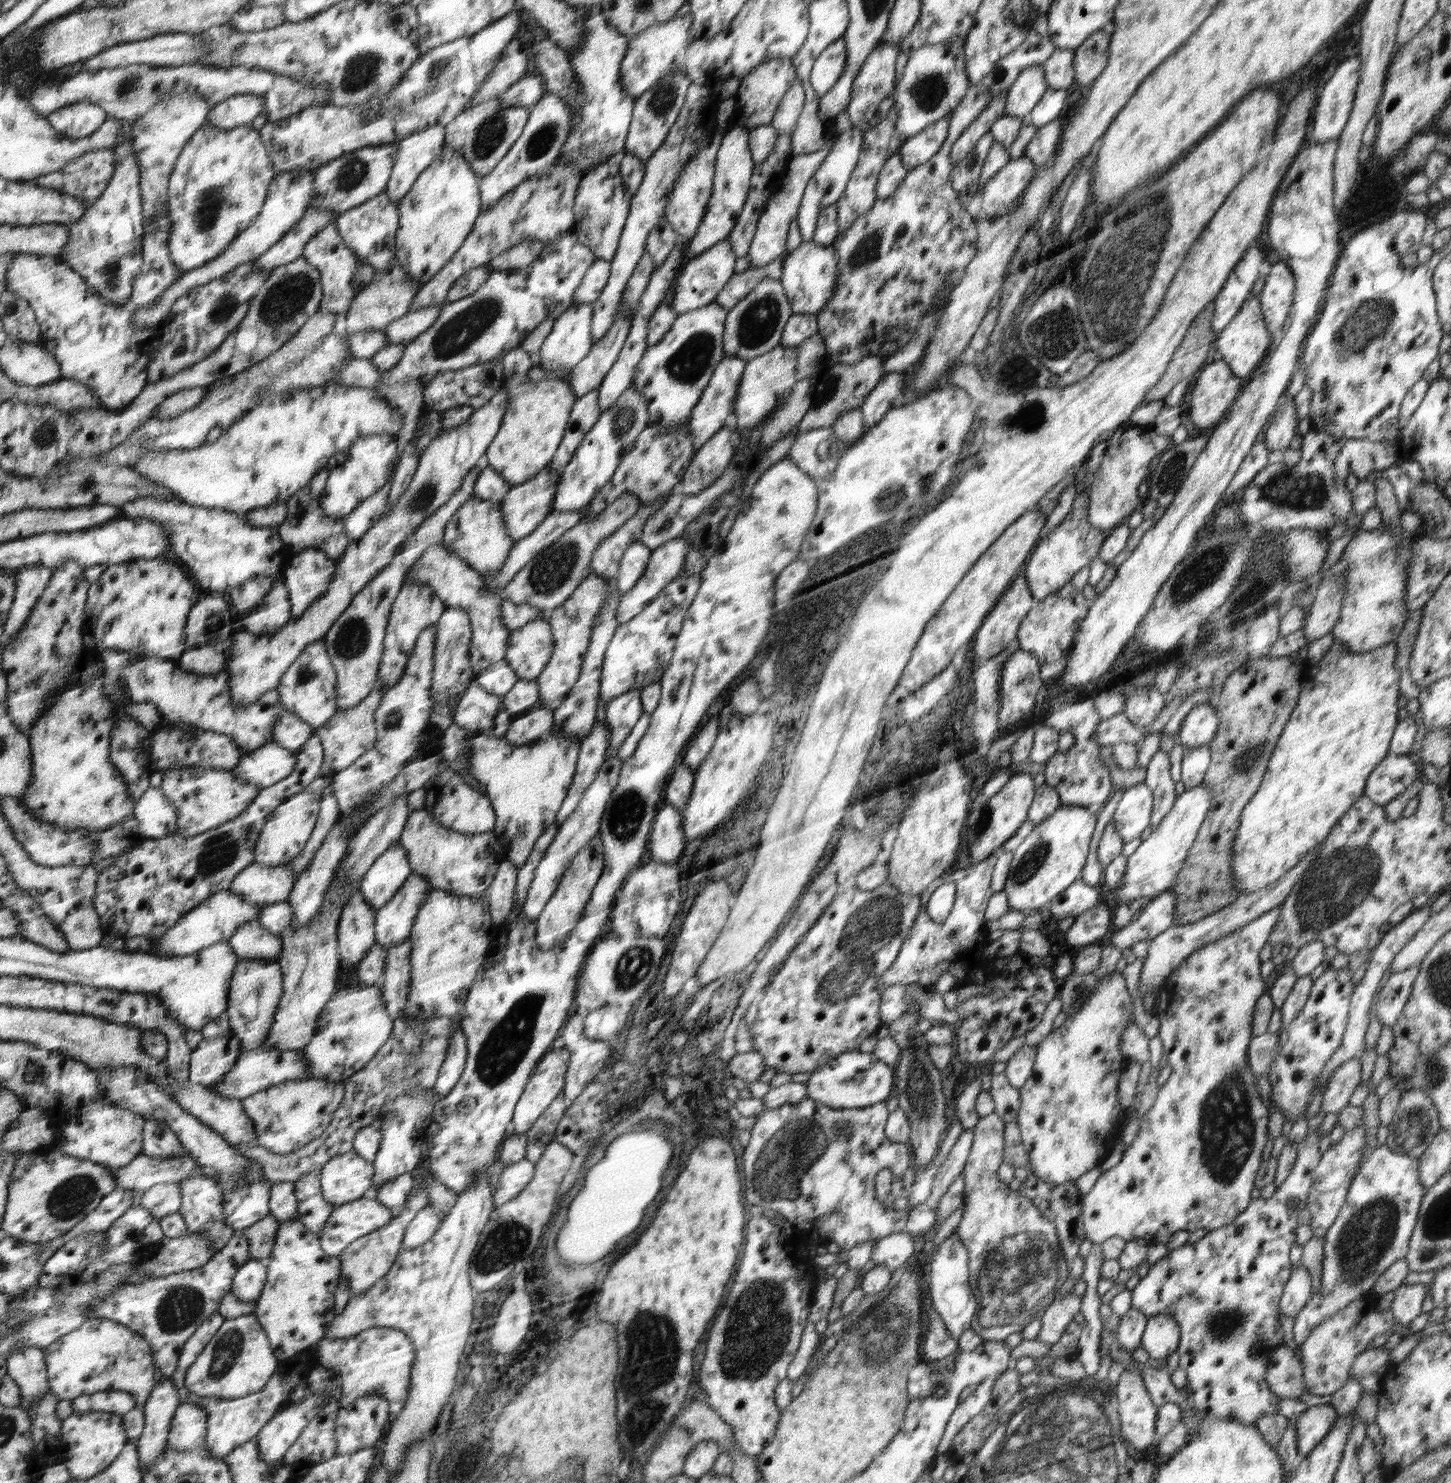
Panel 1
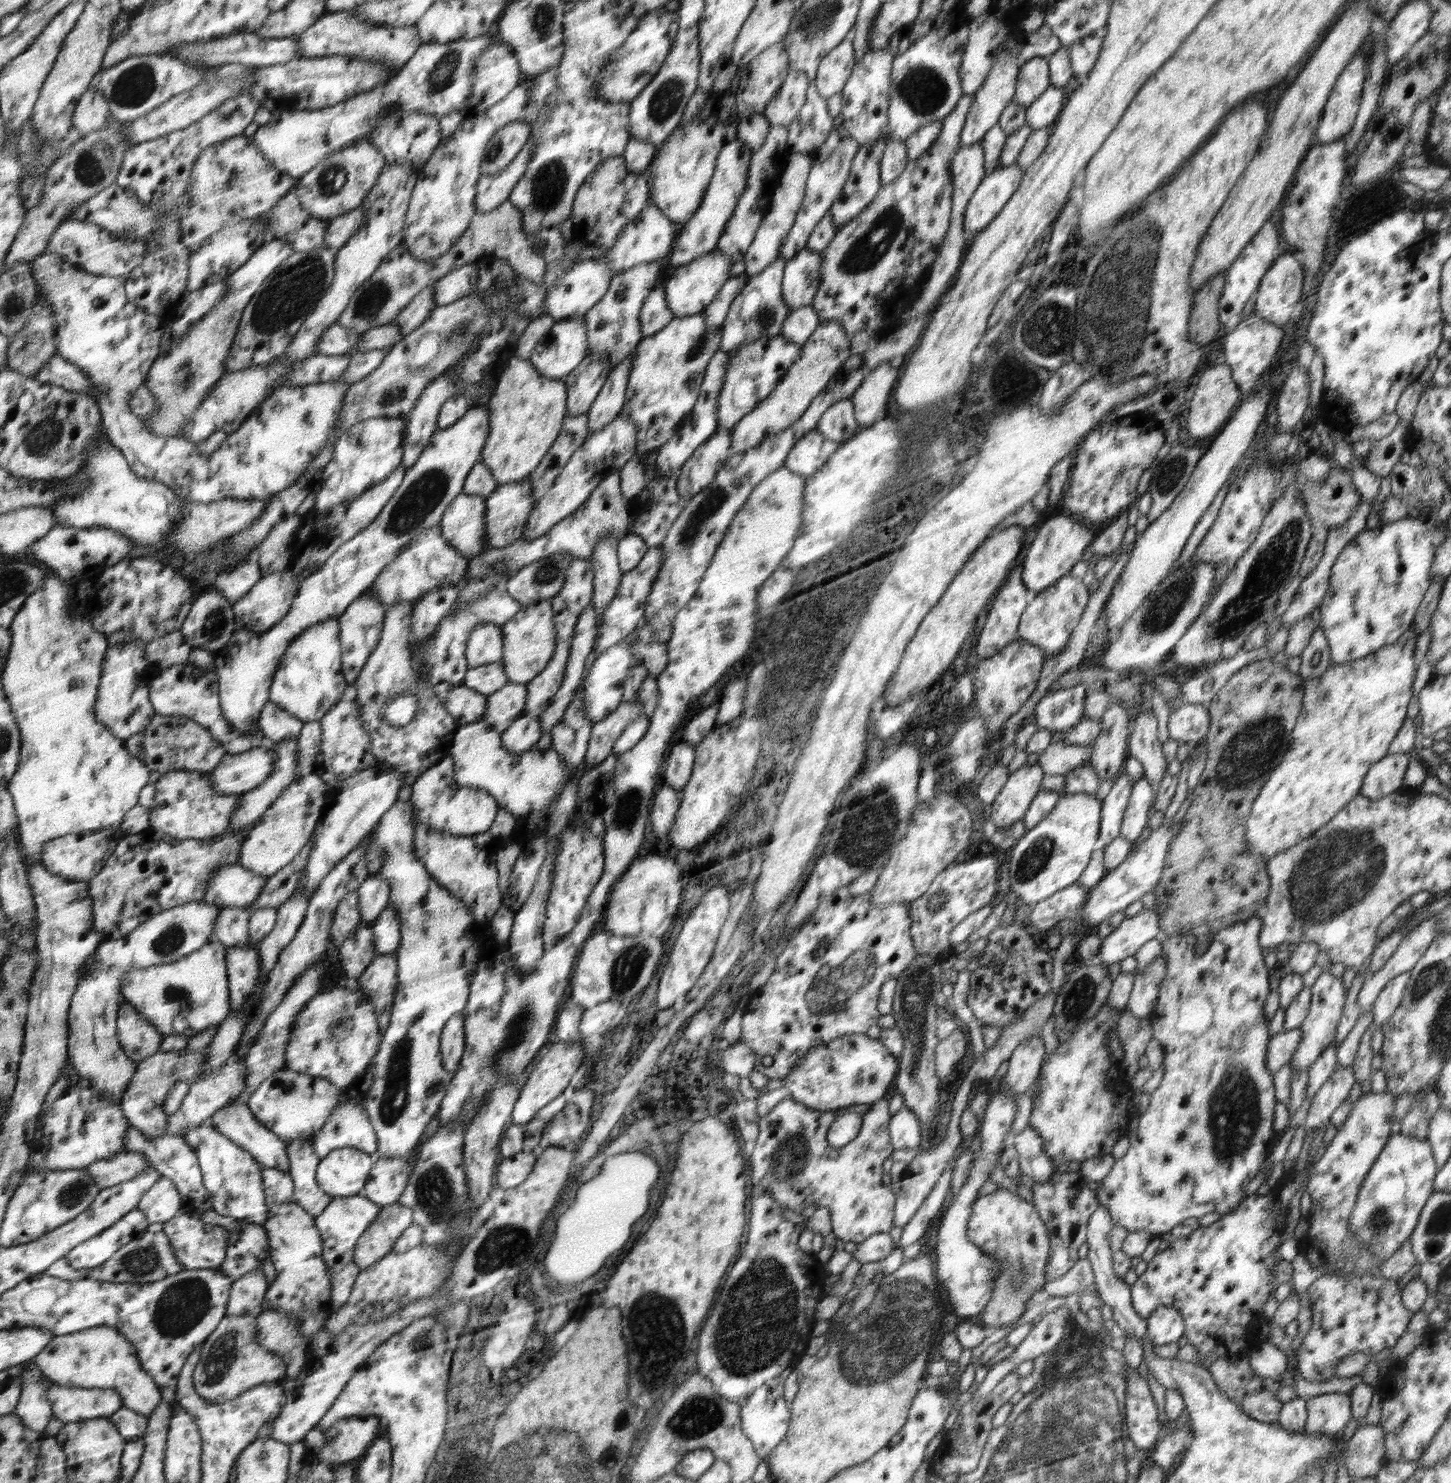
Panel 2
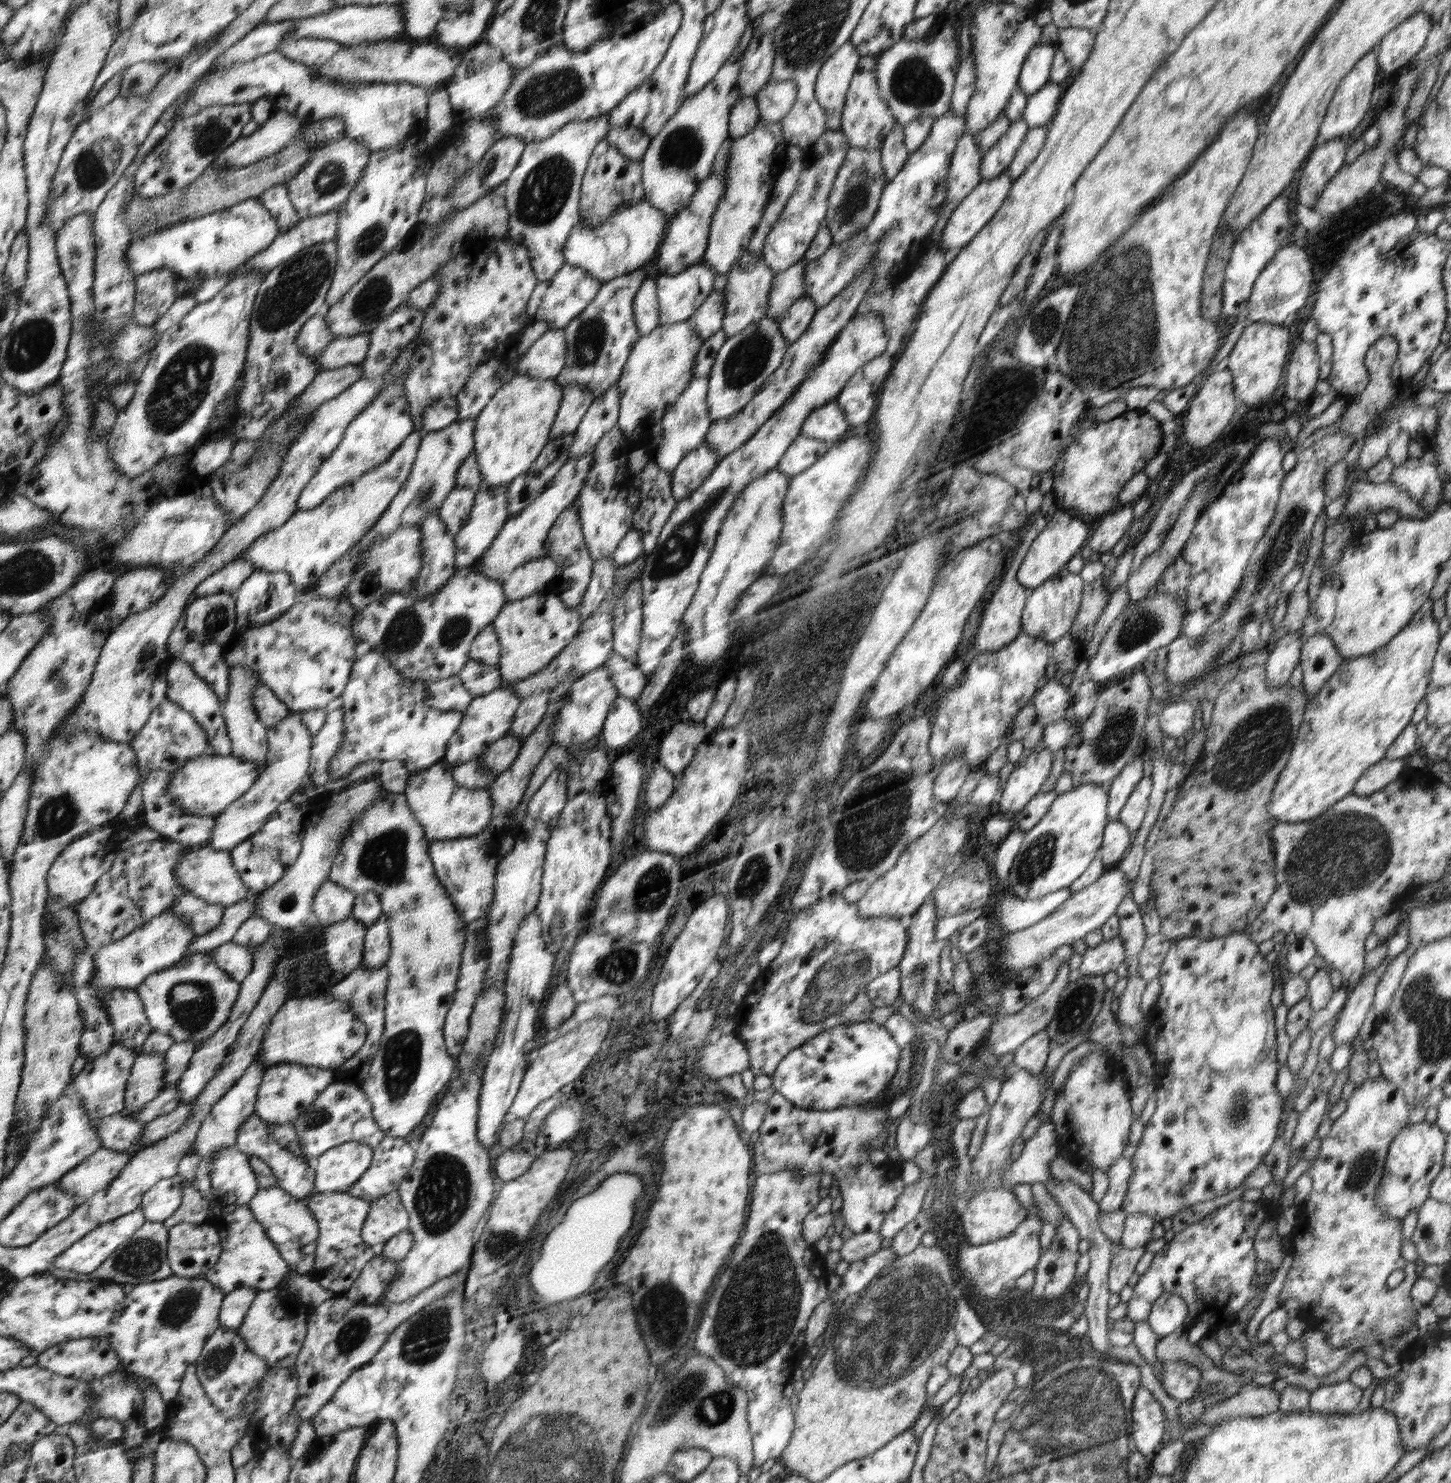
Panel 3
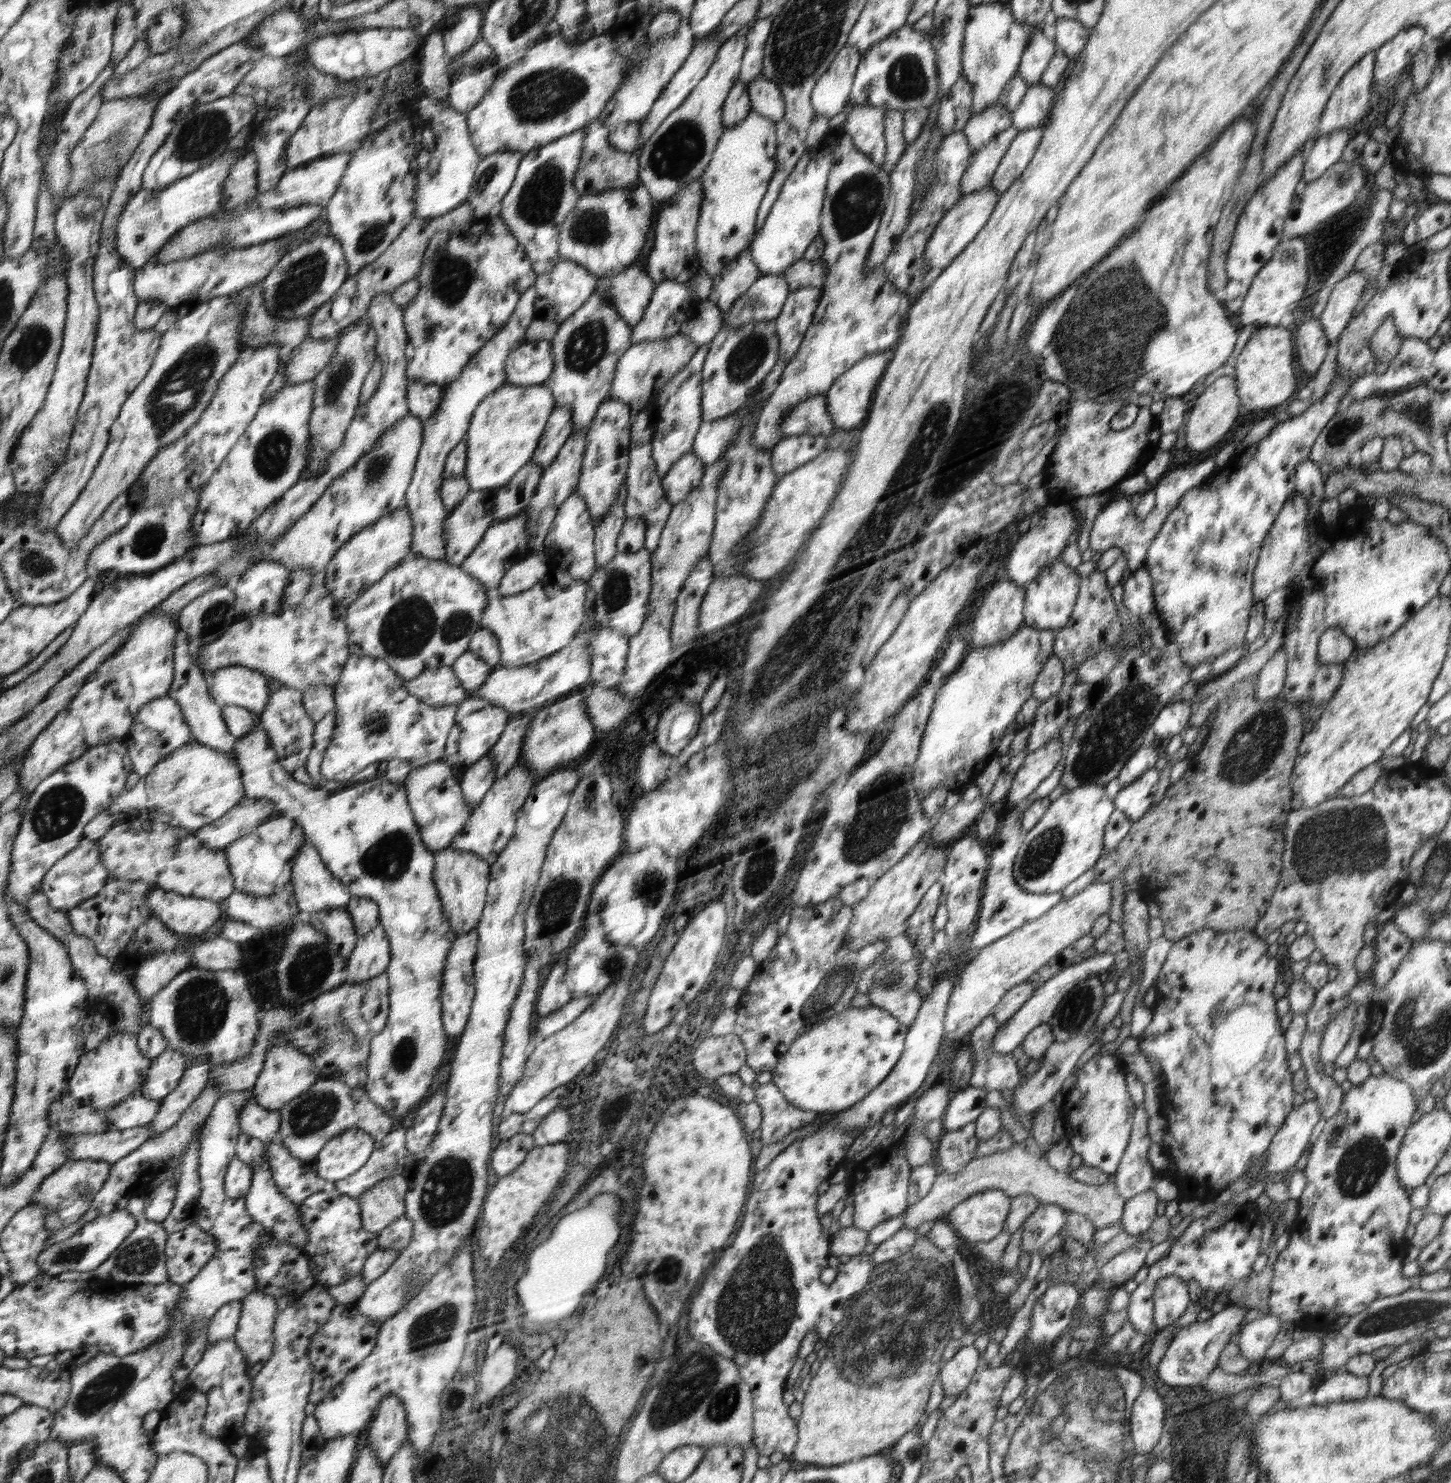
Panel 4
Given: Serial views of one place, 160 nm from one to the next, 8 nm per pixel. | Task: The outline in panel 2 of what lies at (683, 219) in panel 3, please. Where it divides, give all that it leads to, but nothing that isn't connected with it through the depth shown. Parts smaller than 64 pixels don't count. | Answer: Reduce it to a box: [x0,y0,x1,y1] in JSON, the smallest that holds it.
[669,138,753,269]

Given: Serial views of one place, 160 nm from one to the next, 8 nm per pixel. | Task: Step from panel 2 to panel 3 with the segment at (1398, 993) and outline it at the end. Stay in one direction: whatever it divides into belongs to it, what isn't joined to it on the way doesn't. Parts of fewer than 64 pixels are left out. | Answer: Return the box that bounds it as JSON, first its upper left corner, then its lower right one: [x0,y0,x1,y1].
[1373,950,1412,1015]

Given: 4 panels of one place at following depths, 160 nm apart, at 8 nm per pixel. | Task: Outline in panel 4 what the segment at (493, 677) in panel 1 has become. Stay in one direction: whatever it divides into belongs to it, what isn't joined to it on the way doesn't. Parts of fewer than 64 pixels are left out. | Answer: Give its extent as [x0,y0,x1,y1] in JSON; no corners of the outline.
[452,650,491,693]

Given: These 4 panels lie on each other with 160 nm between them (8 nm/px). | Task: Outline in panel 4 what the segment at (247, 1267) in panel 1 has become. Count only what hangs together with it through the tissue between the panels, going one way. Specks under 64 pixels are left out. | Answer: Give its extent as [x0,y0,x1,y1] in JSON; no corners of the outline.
[207,1300,243,1345]

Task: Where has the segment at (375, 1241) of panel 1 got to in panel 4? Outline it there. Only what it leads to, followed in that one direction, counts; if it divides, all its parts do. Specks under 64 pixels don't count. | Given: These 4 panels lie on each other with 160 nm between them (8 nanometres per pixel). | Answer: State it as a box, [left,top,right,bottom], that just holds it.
[357,1174,410,1234]

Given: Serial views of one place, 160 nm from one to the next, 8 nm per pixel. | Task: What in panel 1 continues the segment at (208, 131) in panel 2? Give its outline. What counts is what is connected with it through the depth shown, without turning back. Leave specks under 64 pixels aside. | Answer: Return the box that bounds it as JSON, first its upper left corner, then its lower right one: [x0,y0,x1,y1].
[34,93,264,309]

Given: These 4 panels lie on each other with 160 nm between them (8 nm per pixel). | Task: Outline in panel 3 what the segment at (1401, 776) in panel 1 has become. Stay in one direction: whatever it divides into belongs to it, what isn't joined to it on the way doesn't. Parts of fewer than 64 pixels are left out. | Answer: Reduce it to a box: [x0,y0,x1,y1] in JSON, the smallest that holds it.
[1353,758,1407,797]

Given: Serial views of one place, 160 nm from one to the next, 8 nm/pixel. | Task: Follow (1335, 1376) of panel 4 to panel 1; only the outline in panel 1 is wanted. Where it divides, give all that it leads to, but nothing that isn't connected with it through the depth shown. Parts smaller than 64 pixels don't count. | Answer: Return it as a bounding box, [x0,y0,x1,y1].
[1296,1405,1339,1462]

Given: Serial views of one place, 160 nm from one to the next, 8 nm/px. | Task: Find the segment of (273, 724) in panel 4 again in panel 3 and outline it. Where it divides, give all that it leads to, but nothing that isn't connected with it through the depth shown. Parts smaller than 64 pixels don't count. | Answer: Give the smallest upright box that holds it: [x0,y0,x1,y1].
[208,710,312,851]

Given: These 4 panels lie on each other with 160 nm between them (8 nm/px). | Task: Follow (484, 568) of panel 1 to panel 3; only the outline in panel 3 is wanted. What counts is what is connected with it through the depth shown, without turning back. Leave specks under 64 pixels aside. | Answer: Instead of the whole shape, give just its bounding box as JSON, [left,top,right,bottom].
[439,487,477,538]

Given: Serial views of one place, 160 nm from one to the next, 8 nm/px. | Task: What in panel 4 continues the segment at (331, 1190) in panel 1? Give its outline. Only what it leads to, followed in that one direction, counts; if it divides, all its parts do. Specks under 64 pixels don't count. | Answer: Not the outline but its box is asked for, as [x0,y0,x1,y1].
[316,1126,376,1186]

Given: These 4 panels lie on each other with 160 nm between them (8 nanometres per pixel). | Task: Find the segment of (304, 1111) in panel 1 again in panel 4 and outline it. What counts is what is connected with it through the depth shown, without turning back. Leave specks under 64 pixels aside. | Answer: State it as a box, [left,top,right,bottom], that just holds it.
[252,1039,321,1111]

